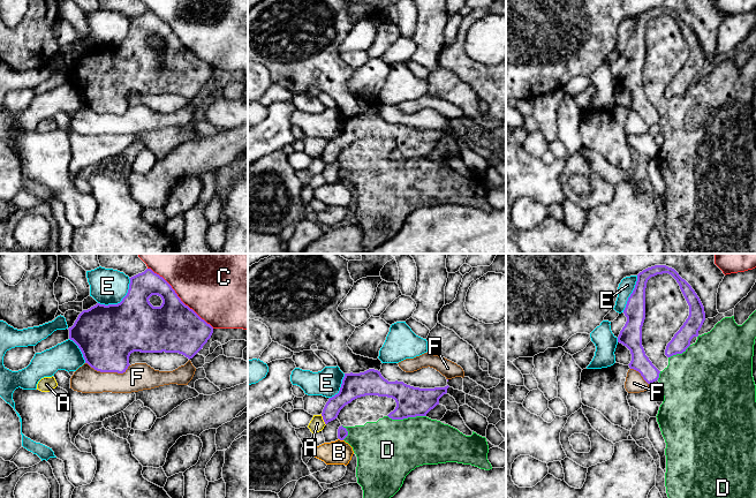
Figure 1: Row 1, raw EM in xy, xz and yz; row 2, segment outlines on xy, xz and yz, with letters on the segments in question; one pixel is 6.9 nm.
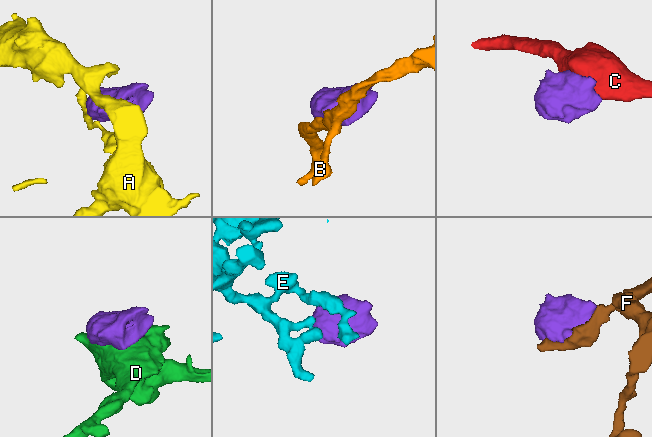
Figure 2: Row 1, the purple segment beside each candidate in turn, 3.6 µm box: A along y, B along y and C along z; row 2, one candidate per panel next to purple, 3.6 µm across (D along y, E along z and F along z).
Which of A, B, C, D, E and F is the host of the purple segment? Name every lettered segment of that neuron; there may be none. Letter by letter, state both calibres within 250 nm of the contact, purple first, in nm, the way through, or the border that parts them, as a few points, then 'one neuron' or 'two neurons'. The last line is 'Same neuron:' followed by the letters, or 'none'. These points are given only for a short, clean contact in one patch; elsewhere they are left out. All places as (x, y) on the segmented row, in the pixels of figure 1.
A: 120/100 nm | along xz (320, 414), (325, 424) | two neurons
B: 70/170 nm | two neurons
C: 360/500 nm | two neurons
D: 220/420 nm | two neurons
E: 400/260 nm | two neurons
F: 420/190 nm | two neurons
Same neuron: none

